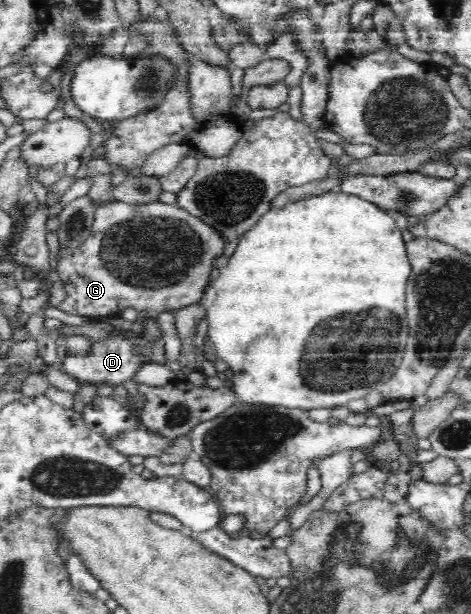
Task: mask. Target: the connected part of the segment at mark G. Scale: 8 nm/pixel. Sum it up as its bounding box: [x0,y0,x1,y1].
[56,201,226,321]

